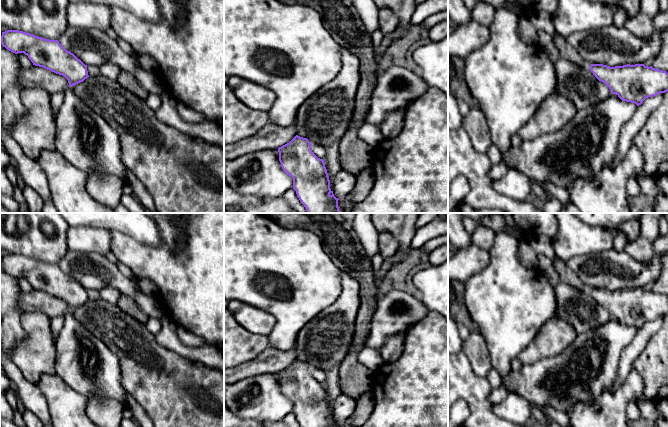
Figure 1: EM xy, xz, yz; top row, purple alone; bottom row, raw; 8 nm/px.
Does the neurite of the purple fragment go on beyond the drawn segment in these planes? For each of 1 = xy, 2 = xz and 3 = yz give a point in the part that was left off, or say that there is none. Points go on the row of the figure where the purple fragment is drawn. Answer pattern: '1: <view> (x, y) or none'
1: none
2: none
3: none

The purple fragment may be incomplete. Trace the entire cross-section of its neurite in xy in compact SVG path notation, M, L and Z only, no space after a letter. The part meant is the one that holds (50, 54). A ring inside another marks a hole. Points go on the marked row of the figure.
M18 30L2 32L1 44L7 50L24 53L33 65L64 76L72 87L89 77L87 65L67 51L58 40L49 40Z

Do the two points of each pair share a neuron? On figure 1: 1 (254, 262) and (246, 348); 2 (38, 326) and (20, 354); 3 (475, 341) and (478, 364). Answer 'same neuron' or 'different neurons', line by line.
1: different neurons
2: same neuron
3: same neuron

